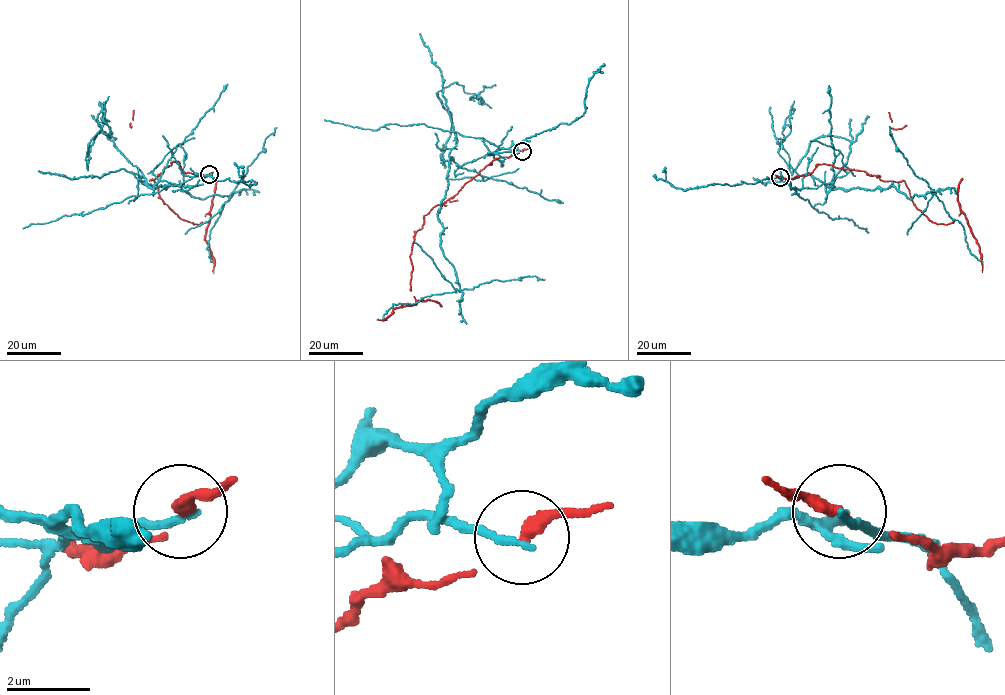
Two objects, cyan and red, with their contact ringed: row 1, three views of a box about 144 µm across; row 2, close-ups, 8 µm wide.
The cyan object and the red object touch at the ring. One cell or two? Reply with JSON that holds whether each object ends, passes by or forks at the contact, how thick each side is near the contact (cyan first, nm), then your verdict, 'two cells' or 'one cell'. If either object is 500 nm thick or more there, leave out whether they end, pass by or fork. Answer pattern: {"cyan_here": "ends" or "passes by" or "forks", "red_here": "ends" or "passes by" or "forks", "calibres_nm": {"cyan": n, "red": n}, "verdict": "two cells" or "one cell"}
{"cyan_here": "ends", "red_here": "passes by", "calibres_nm": {"cyan": 190, "red": 200}, "verdict": "two cells"}

